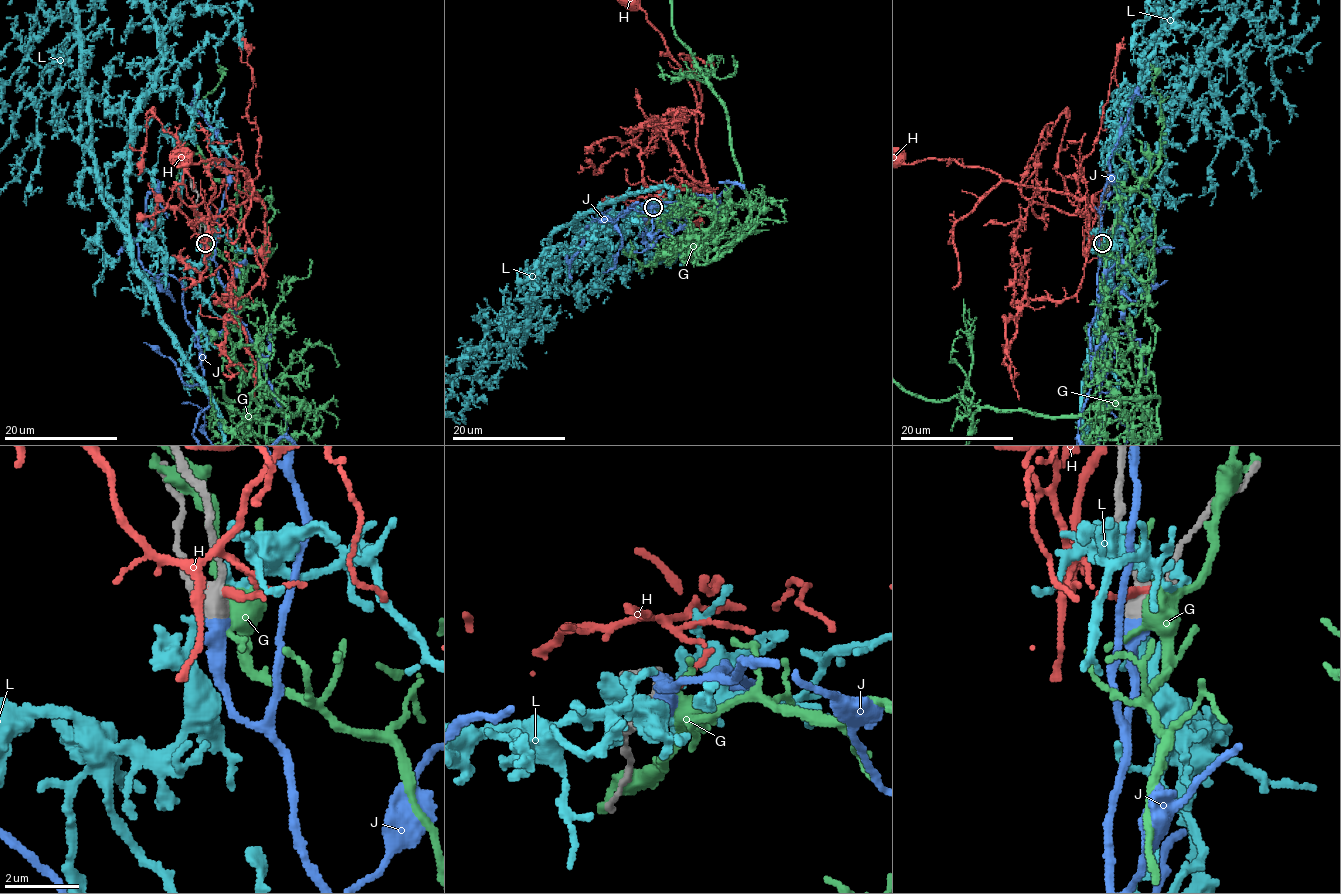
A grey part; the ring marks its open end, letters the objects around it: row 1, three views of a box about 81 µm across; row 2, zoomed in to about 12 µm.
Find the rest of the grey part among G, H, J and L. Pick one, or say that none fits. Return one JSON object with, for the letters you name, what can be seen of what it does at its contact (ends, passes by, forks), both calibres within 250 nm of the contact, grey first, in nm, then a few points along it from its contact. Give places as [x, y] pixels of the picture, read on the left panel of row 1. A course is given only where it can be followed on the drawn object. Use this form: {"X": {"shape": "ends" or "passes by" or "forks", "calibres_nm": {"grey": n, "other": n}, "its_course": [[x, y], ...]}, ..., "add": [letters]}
{"J": {"shape": "ends", "calibres_nm": {"grey": 440, "other": 440}}, "add": ["J"]}

